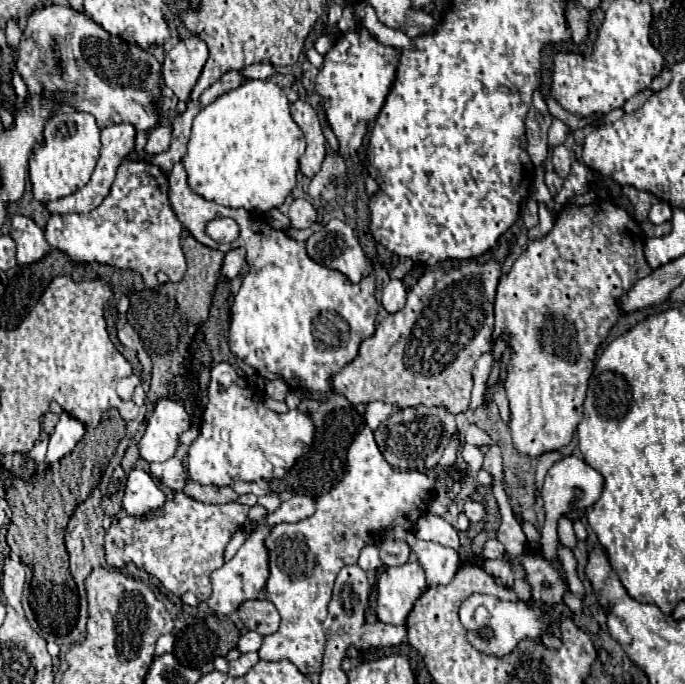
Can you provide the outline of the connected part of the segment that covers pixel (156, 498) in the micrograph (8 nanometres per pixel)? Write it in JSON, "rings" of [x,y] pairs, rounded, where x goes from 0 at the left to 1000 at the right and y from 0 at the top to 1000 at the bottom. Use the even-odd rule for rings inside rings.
{"rings":[[[193,687],[181,711],[178,743],[193,754],[207,754],[222,743],[234,743],[242,725],[236,713],[210,687]]]}

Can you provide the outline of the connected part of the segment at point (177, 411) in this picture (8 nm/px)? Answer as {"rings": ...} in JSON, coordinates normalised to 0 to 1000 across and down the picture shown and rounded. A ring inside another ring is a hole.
{"rings":[[[231,585],[216,626],[204,643],[204,667],[213,675],[242,675],[257,664],[263,635],[277,626],[277,605],[254,585]]]}

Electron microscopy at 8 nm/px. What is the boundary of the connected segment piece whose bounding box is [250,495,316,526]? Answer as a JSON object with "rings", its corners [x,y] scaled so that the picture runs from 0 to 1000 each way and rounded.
{"rings":[[[429,724],[423,731],[412,734],[412,740],[400,749],[400,751],[391,751],[388,757],[377,760],[377,763],[365,763],[368,769],[377,769],[377,766],[409,766],[409,763],[434,763],[444,757],[450,757],[461,747],[461,738],[458,730],[453,725]]]}

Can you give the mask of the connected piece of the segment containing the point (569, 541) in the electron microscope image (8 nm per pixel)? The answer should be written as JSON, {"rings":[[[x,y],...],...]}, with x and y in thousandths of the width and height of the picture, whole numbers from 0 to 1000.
{"rings":[[[820,754],[820,760],[815,763],[815,784],[818,784],[818,795],[826,801],[838,801],[844,792],[838,772],[835,772],[835,763],[826,754]]]}

